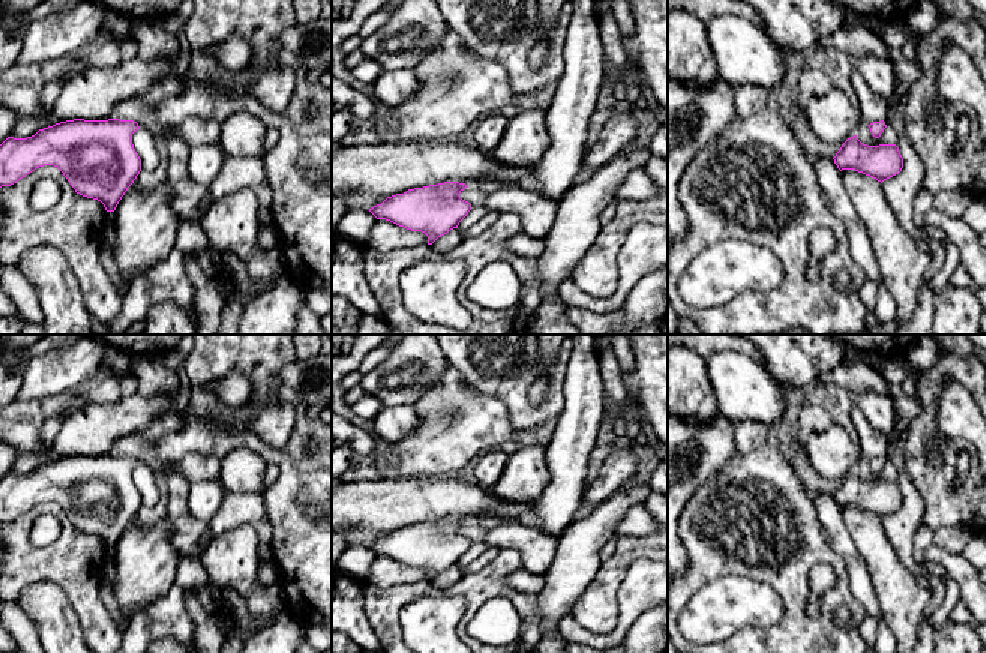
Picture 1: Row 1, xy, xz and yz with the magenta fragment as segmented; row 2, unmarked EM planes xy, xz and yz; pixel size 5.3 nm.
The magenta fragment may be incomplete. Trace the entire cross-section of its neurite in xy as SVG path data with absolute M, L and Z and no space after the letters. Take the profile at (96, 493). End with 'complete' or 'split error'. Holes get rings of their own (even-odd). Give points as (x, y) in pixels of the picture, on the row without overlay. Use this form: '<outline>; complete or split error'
M74 455L27 474L8 473L0 480L0 524L17 519L39 503L54 501L77 530L114 548L141 507L132 480L132 470L138 465L134 456Z; complete

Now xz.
M444 518L408 525L404 530L387 533L369 548L377 555L390 557L411 567L428 572L428 581L458 564L471 546L471 540L459 533L468 524L459 518Z; complete

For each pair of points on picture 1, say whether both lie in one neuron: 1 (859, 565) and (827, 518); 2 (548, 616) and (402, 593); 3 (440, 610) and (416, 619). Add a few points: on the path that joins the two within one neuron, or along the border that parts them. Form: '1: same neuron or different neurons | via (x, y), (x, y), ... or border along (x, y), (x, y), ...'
1: same neuron | via (848, 553), (835, 530)
2: different neurons | border along (535, 595), (541, 634)
3: same neuron | via (434, 611), (422, 617)

